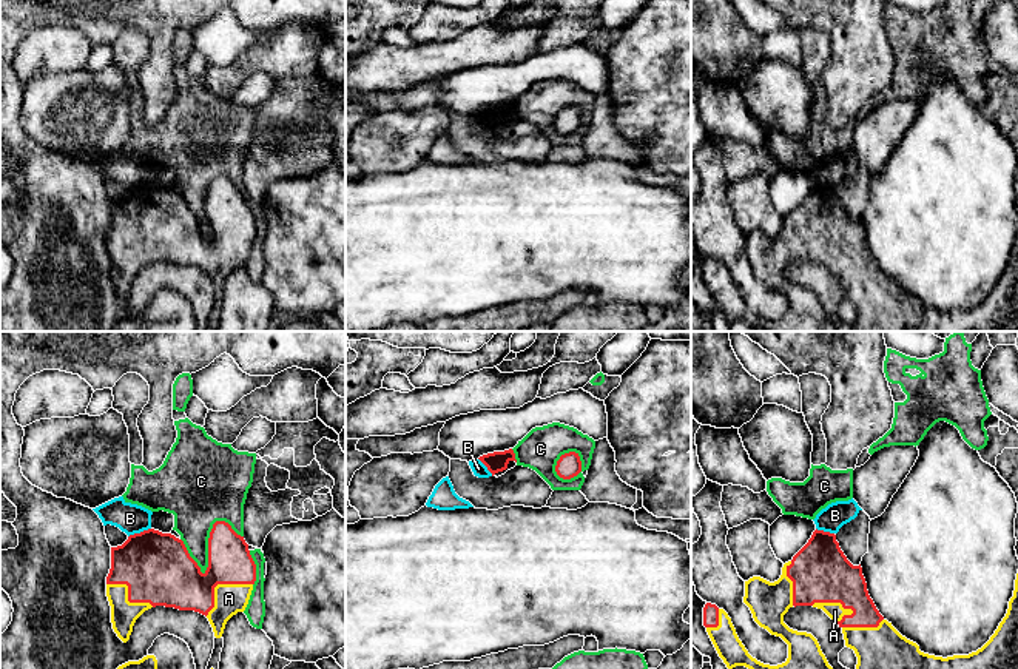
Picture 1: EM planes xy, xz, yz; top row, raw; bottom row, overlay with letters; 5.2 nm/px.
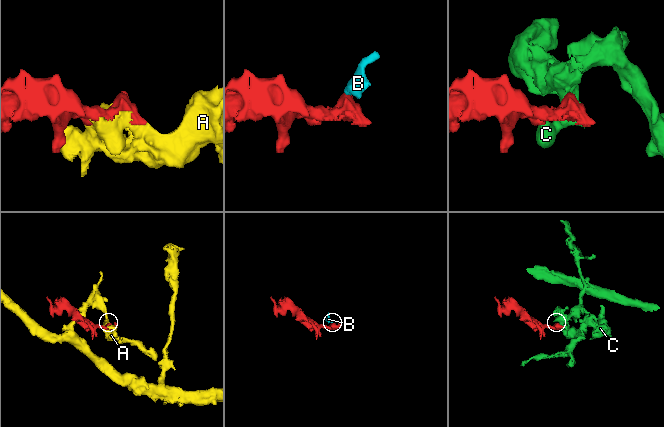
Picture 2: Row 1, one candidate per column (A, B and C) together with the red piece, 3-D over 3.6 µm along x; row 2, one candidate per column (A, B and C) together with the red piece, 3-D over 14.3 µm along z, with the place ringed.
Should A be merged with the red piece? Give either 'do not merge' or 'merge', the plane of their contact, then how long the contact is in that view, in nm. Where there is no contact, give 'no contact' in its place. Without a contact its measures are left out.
merge | xy | 300 nm

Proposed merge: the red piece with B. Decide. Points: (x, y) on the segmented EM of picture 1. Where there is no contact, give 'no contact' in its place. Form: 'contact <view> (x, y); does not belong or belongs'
contact xy (141, 532); does not belong

